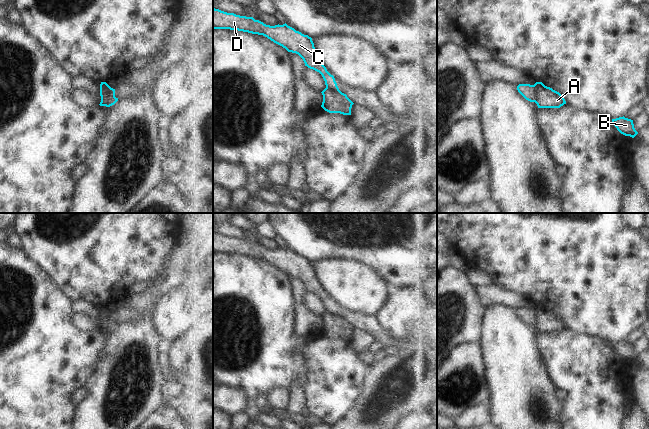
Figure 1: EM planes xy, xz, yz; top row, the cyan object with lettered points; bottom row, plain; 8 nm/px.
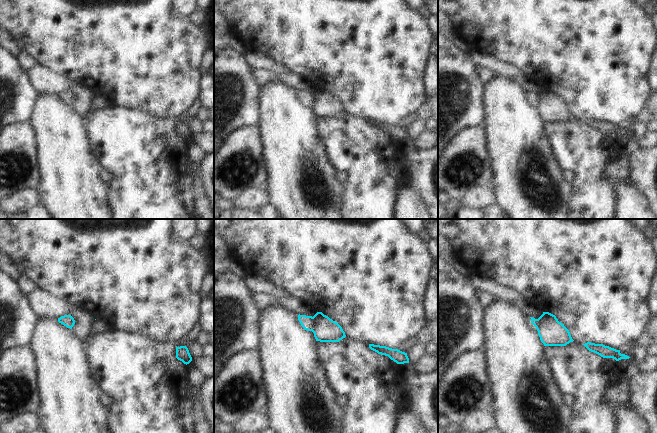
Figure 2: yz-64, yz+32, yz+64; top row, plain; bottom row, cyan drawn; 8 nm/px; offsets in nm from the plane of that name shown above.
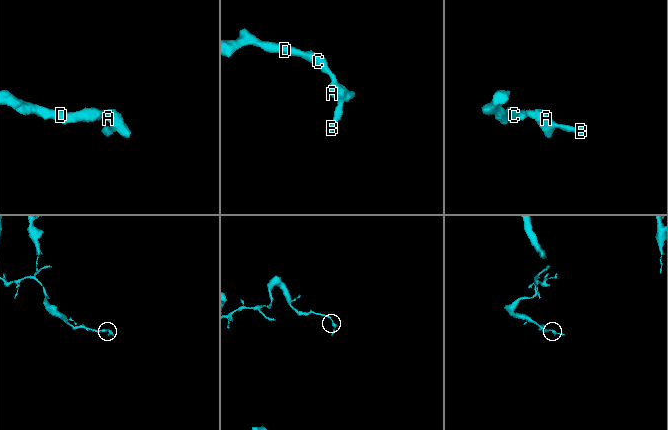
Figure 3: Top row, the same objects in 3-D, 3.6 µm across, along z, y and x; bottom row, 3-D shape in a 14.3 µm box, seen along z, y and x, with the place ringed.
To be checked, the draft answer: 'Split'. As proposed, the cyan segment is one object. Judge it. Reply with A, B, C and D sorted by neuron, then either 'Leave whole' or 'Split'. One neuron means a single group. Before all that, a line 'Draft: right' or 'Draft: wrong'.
Draft: right
Groups: A B / C D. Split

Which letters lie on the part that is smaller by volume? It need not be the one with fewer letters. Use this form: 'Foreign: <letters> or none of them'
Foreign: A, B

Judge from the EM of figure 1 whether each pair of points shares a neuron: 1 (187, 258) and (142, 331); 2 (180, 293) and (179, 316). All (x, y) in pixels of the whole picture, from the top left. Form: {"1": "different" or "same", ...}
{"1": "same", "2": "same"}

